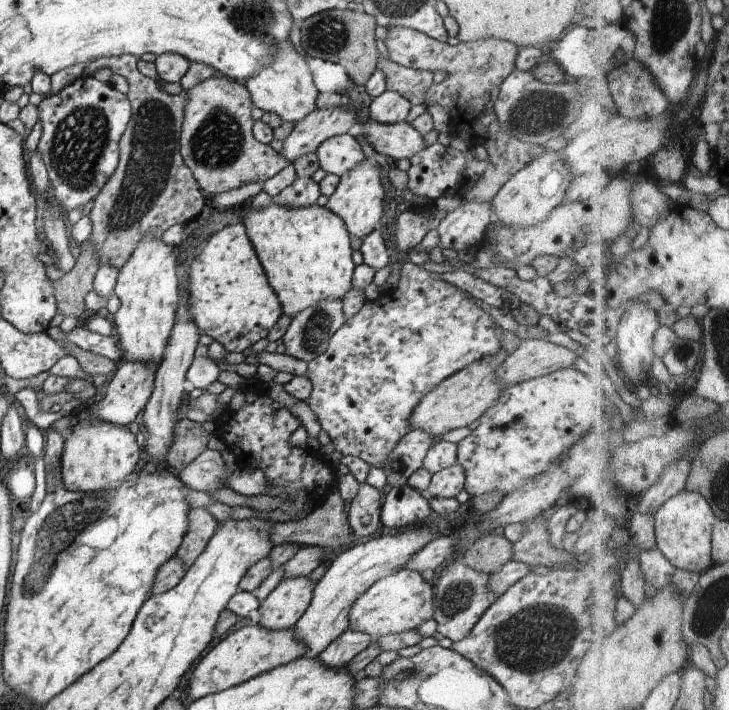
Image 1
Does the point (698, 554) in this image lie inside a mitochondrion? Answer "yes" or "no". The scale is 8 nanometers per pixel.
no

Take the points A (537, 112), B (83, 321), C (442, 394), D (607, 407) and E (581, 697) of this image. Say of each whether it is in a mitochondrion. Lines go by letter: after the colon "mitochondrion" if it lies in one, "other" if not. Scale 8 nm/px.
A: mitochondrion
B: other
C: other
D: other
E: other

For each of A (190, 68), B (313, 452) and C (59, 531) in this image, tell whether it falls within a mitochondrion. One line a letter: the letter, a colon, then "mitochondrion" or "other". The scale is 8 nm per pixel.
A: other
B: other
C: mitochondrion

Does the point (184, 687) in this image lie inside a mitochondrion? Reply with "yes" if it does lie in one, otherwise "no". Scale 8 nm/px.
no

